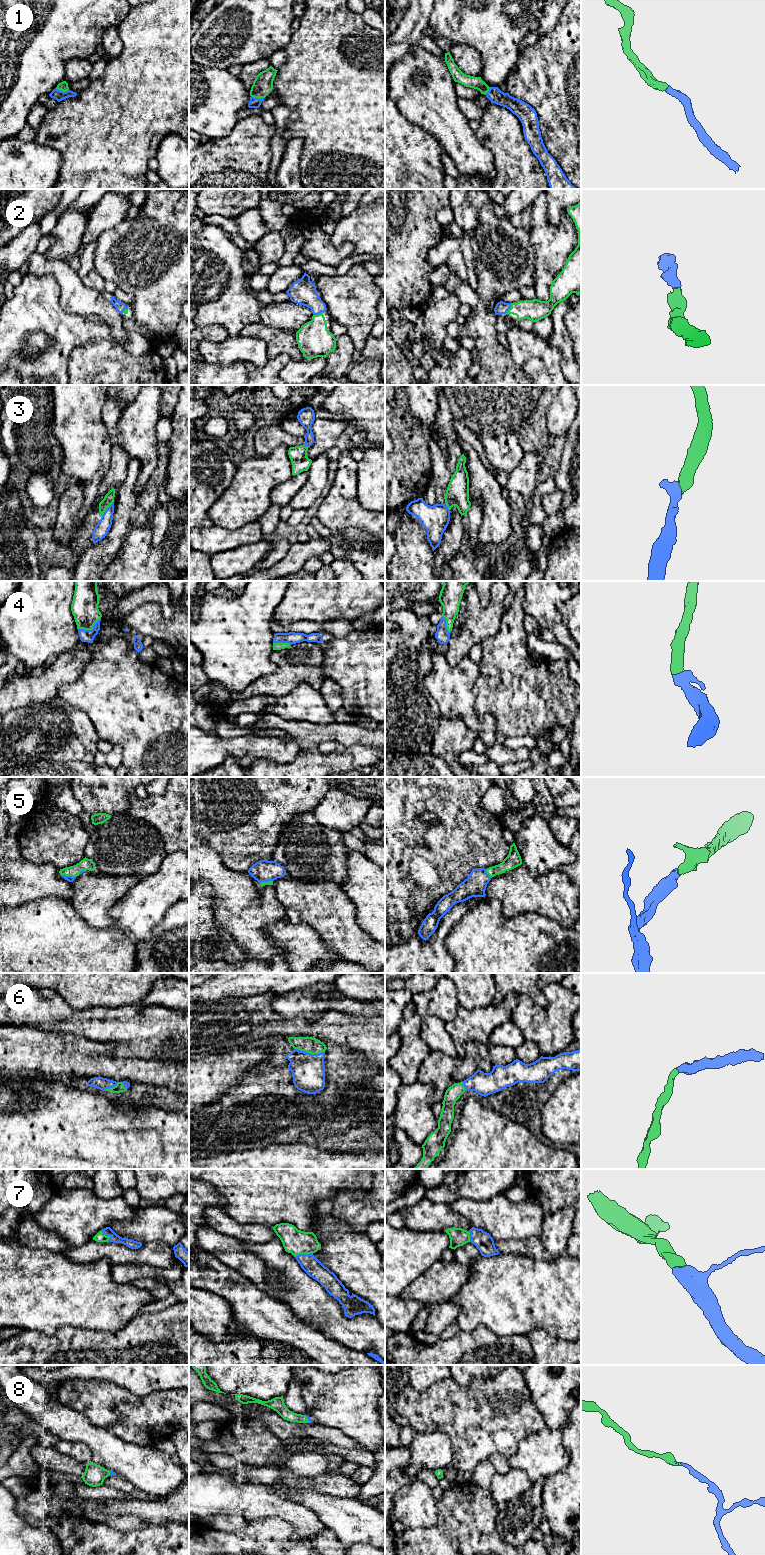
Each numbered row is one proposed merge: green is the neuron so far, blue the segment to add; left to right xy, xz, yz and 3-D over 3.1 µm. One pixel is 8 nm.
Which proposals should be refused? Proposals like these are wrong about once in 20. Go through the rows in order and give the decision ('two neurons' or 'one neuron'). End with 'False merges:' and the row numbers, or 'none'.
1: one neuron
2: one neuron
3: one neuron
4: one neuron
5: one neuron
6: one neuron
7: one neuron
8: one neuron
False merges: none

